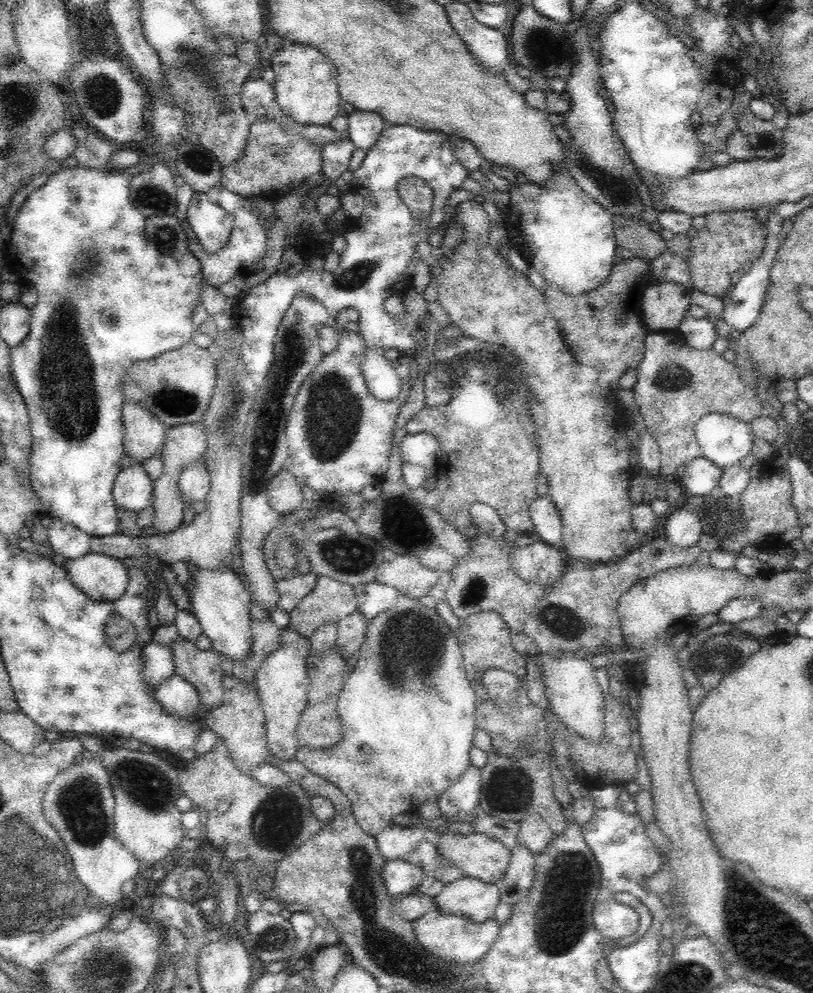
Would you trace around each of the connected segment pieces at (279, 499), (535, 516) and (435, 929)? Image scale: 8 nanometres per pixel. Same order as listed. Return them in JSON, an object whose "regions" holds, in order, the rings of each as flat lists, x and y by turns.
{"regions":[[[285,468,268,483,268,503,280,514,290,514,298,510,303,496,296,477]],[[549,493,537,496,529,508,529,517,541,541,552,547,560,546,562,519]],[[438,907,426,912,424,916,413,920,413,927,421,946,438,958,448,962,474,964,488,952,501,929,501,924,494,918,478,923,461,914,444,912]]]}

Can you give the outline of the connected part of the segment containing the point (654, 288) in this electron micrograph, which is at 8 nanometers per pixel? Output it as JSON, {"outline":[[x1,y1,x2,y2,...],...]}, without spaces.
{"outline":[[654,280,654,284,650,284,641,301,642,323,648,331,678,329,679,325,686,319,691,304,690,291,686,286,670,281,658,282,658,280]]}

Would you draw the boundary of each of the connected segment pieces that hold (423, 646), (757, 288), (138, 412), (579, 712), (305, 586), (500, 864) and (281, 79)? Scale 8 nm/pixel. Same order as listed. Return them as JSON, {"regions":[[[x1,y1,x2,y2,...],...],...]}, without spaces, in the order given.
{"regions":[[[399,594,396,602,388,610,384,610,378,616,368,619,367,623,364,642,362,642,362,646,357,653,357,663,350,672,350,676,346,679,337,698,336,710,343,728,343,740,326,750,314,751,300,747,296,752,295,760,301,763,309,772,332,782,340,789,350,799,353,816,361,829,370,836,375,837,378,832,390,826,393,823,393,818,397,815,403,813,414,814,427,801,437,799,446,788,455,784,456,780,463,776,464,772,469,768,471,765,469,753,473,746,474,730,477,728,475,724,476,695,463,666,463,654,459,647,457,633,438,616,435,609,426,607,418,599]],[[779,233,767,236,761,258,745,269,732,293,727,294,722,317,735,335,747,330,762,309,770,285,770,270,781,245]],[[125,402,122,410,124,423,124,455,141,462,161,454,168,426,160,422,144,406]],[[558,653,556,656,538,654,538,657,550,710,572,733,590,741,600,740,604,736,605,694,596,681,596,668,587,659,573,653]],[[311,570,306,574,299,574,288,578,283,578,277,581,277,591,279,592,279,599,275,608,290,612,294,610,300,600,309,592,312,592,318,575,315,575]],[[476,832,467,835,440,833,434,840,442,849,443,856,459,866,464,871,464,876,490,884,500,884,500,881,504,878,511,859,512,848,508,848,503,842]],[[286,44,276,51,271,68,275,72,275,100,280,103,282,113,300,124,328,126,340,114,341,96,337,83,338,72,332,62,312,46]]]}

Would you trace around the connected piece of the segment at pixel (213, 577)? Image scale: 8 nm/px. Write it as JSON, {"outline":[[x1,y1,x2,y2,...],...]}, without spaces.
{"outline":[[200,569,195,574,195,581,196,584,189,592,191,611,198,619,202,632,210,638,211,649,232,660,233,664,241,661,252,648,251,622,253,618,250,617,252,603,250,591,246,590,244,583,232,569]]}

